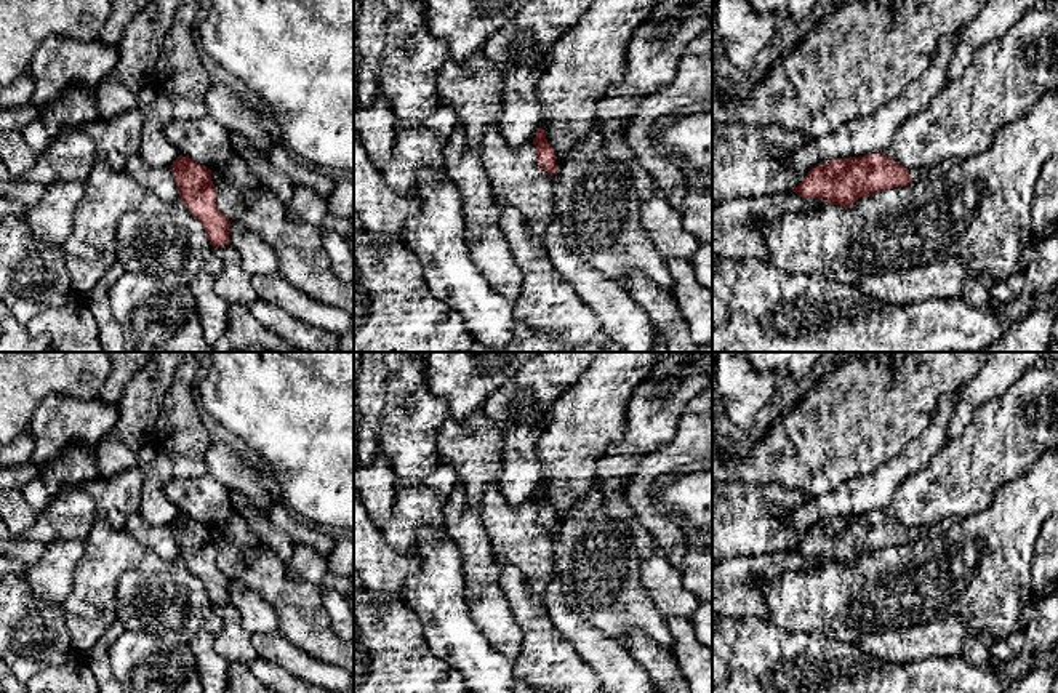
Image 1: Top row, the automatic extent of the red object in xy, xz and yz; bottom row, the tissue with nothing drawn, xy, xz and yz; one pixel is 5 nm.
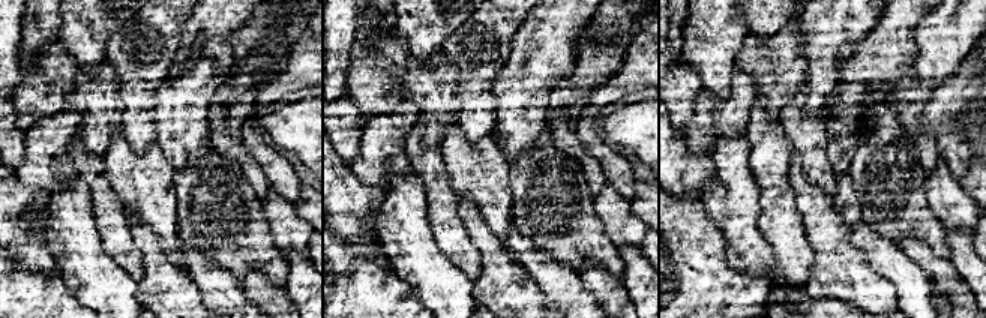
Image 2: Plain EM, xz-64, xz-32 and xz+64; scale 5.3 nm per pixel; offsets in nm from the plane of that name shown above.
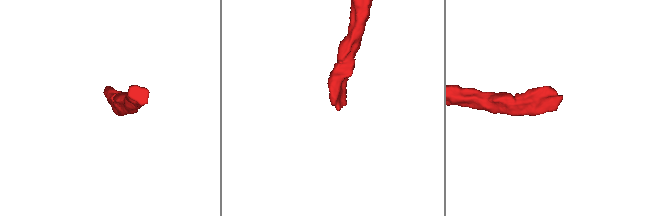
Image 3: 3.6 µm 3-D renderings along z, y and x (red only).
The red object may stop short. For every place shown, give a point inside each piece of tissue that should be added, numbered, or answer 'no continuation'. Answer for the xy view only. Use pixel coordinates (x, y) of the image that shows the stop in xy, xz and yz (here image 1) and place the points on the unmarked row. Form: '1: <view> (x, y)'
no continuation

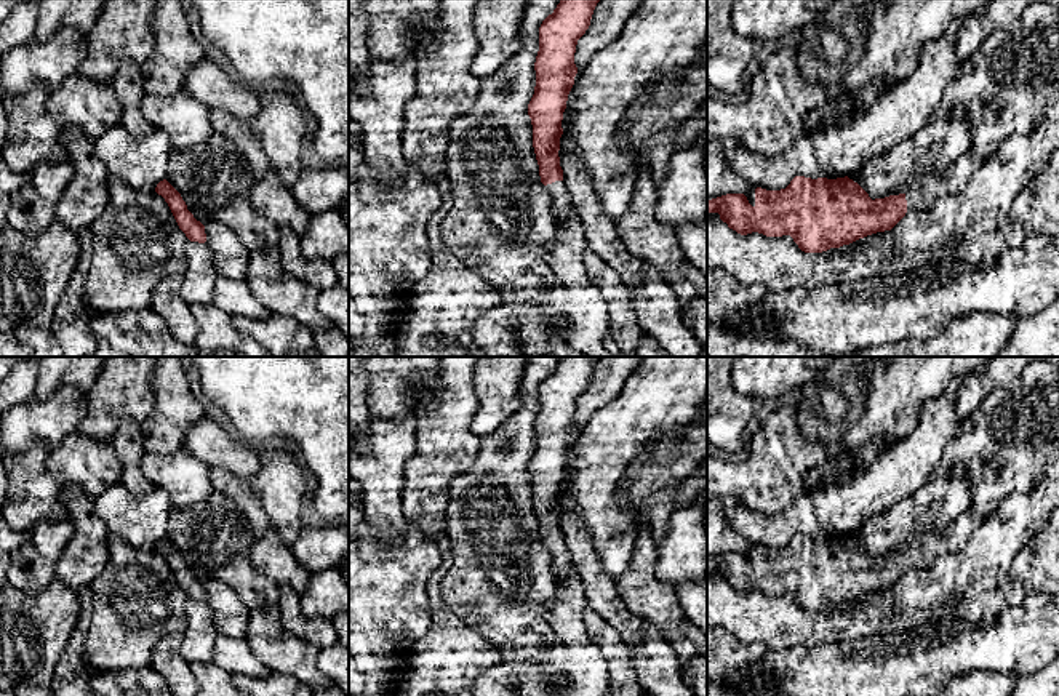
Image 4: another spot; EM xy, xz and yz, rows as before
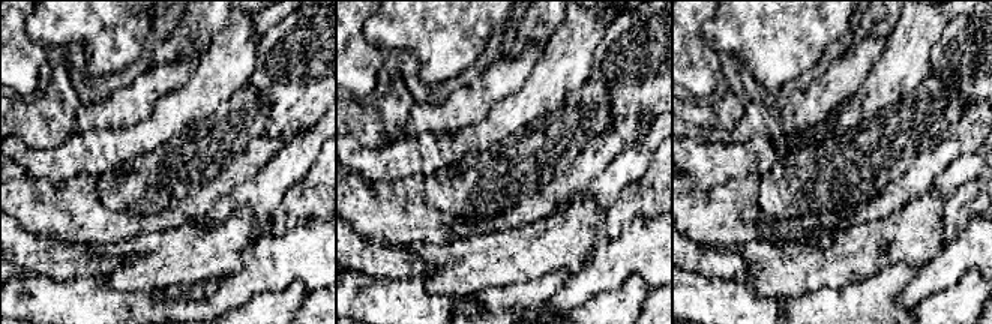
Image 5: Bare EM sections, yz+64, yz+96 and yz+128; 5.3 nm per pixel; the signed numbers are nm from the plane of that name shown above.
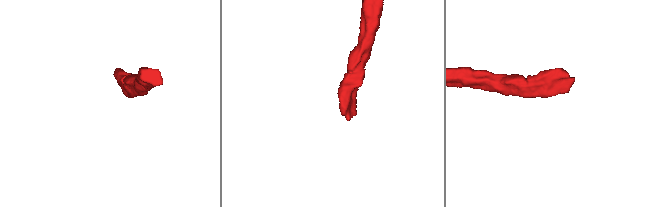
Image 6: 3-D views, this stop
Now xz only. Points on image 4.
1: xz (560, 559)

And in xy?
no continuation

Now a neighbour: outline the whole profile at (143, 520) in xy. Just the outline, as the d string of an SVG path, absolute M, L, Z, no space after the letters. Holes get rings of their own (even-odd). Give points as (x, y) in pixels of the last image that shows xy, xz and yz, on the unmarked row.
M118 482L94 498L94 510L109 533L139 550L155 550L157 542L166 538L171 509L168 493L157 486L134 496Z

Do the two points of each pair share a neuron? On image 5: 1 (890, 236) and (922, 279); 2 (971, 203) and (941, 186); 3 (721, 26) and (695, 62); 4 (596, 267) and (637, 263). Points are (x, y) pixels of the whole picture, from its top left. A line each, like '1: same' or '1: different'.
1: different
2: different
3: different
4: same

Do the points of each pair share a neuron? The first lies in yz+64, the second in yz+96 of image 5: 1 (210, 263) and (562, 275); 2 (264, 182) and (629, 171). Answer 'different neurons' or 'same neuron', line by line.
1: different neurons
2: same neuron

